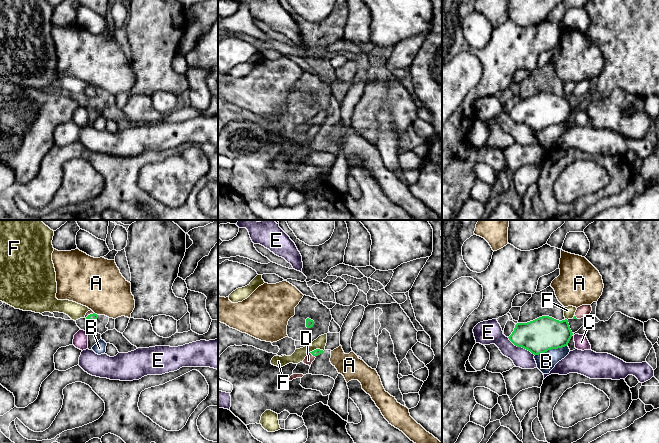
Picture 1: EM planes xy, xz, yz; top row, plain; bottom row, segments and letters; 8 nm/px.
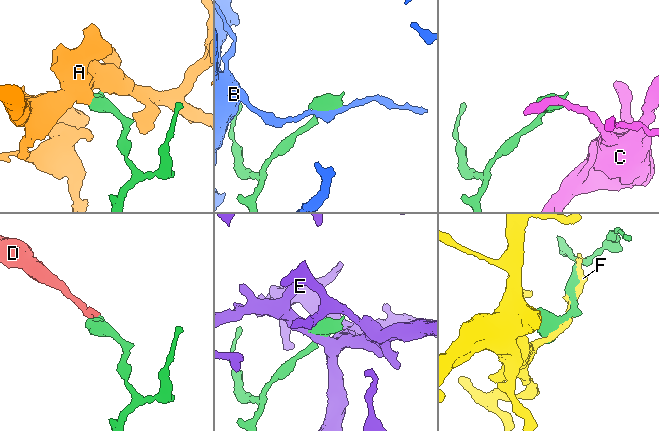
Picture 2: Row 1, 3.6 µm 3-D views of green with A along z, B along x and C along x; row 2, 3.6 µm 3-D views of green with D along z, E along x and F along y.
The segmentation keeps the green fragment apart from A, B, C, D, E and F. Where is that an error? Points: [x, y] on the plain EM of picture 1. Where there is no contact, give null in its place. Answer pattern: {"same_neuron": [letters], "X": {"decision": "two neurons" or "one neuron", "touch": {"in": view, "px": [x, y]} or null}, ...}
{"same_neuron": ["D"], "A": {"decision": "two neurons", "touch": {"in": "xy", "px": [96, 90]}}, "B": {"decision": "two neurons", "touch": {"in": "yz", "px": [550, 125]}}, "C": {"decision": "two neurons", "touch": {"in": "yz", "px": [572, 110]}}, "D": {"decision": "one neuron", "touch": {"in": "xz", "px": [313, 131]}}, "E": {"decision": "two neurons", "touch": {"in": "yz", "px": [521, 122]}}, "F": {"decision": "two neurons", "touch": {"in": "xz", "px": [316, 125]}}}

